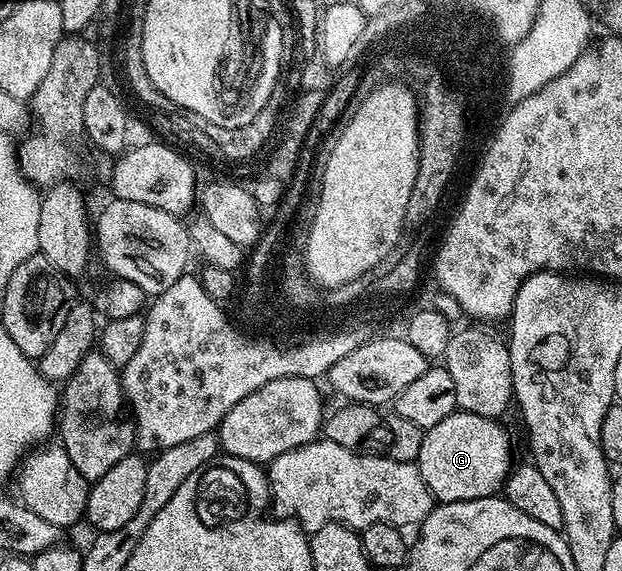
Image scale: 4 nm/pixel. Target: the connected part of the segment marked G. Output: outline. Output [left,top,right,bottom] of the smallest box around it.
[416,409,515,504]

